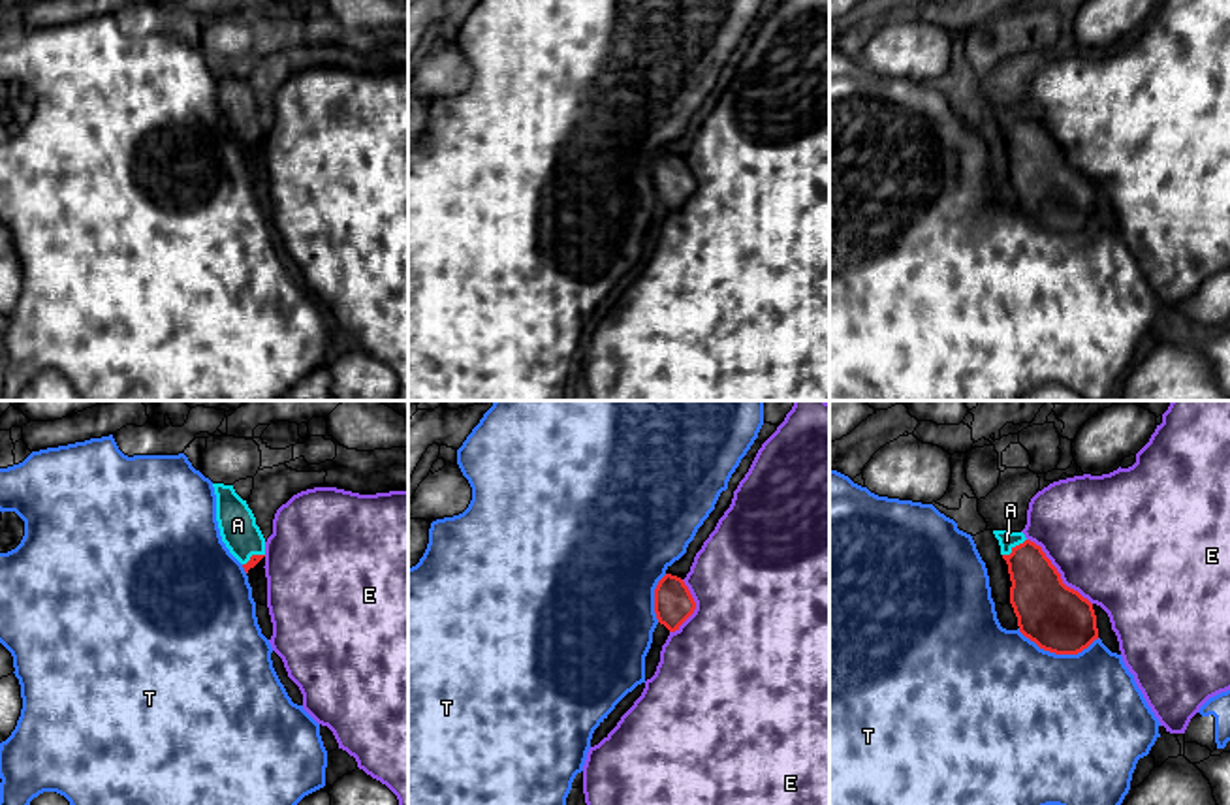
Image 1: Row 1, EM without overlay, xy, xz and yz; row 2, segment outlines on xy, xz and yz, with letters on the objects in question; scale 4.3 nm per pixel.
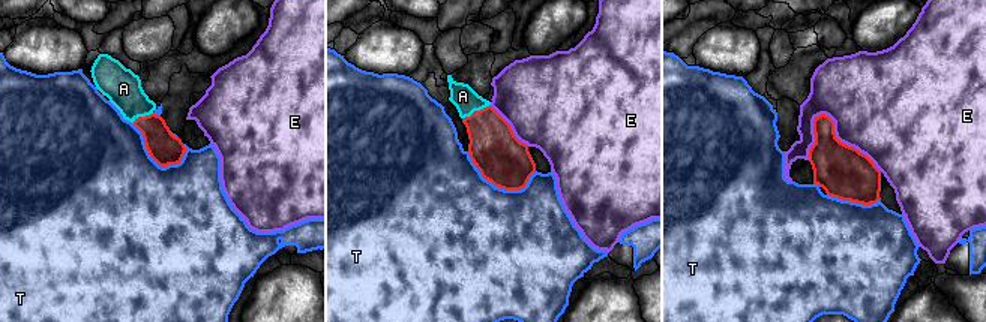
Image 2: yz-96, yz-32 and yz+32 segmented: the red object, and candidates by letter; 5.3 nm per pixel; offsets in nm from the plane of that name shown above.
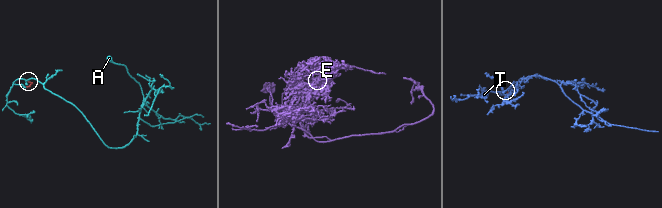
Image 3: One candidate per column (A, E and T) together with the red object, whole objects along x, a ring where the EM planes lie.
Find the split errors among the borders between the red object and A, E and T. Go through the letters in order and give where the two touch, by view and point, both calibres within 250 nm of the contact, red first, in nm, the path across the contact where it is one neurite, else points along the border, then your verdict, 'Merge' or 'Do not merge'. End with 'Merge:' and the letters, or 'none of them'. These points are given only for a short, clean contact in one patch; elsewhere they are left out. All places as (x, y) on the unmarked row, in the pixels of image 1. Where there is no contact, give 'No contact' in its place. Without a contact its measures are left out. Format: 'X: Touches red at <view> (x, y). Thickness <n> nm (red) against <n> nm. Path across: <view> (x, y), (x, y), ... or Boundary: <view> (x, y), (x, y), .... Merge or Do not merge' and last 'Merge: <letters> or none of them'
A: Touches red at yz (1014, 126). Thickness 240 nm (red) against 80 nm. Path across: yz (1039, 175), (1033, 153), (1014, 126), (1007, 119). Merge
E: Touches red at yz (1057, 151). Thickness 280 nm (red) against 500 nm. Do not merge
T: Touches red at yz (1059, 232). Thickness 280 nm (red) against 500 nm. Do not merge
Merge: A

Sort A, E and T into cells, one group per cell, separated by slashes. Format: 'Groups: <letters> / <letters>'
Groups: A / E / T

